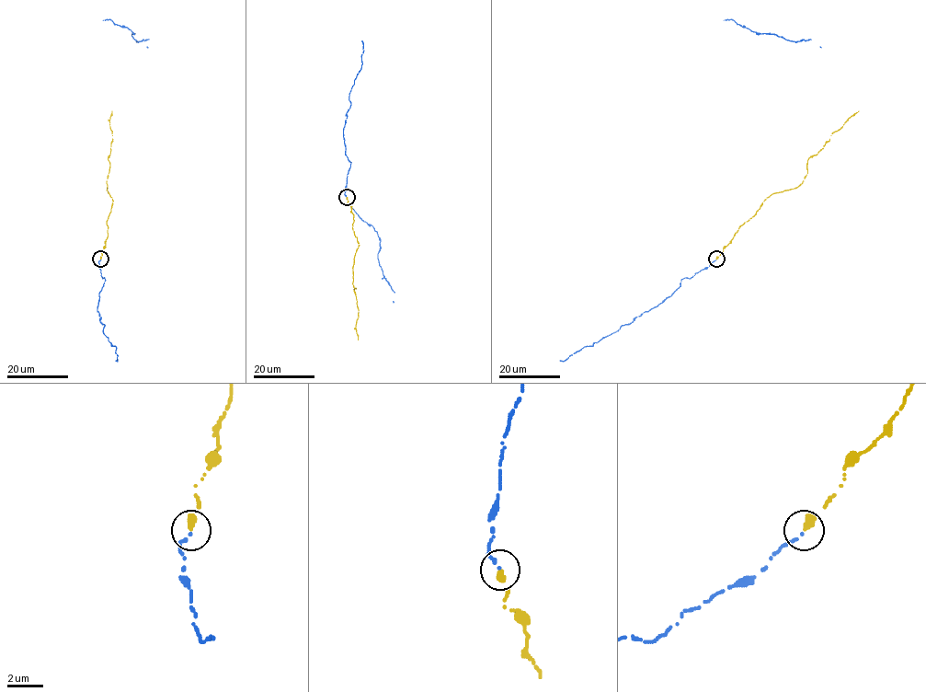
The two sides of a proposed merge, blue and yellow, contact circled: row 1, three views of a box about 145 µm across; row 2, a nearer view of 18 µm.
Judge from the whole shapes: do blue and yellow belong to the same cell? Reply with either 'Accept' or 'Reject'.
Accept

